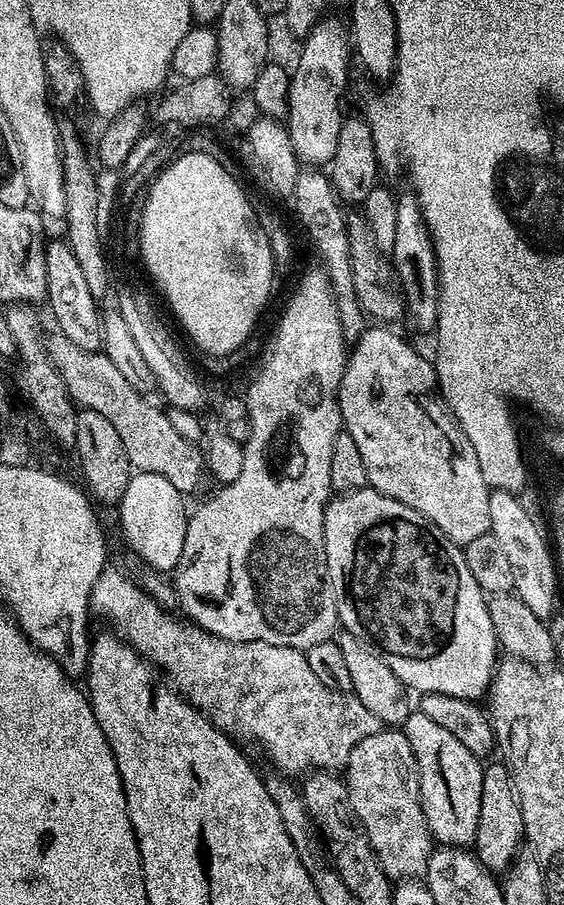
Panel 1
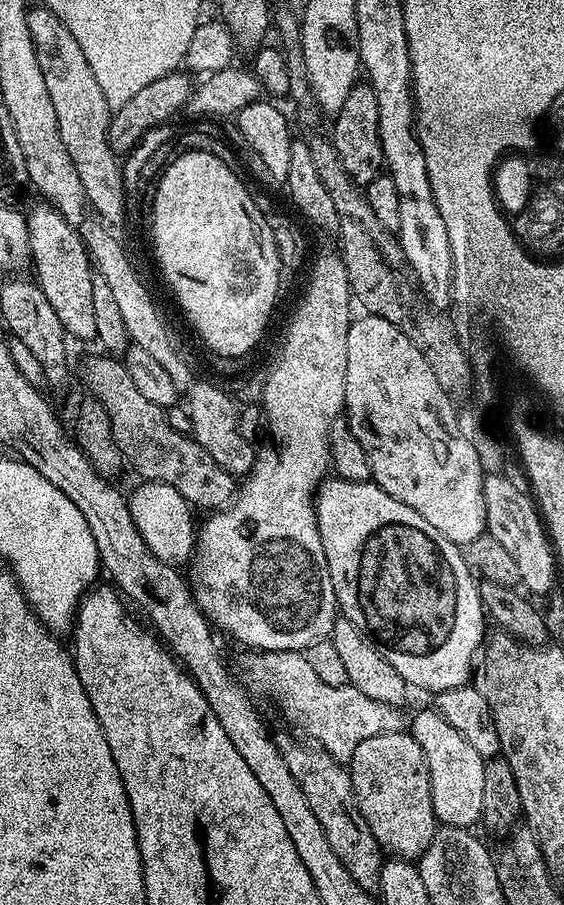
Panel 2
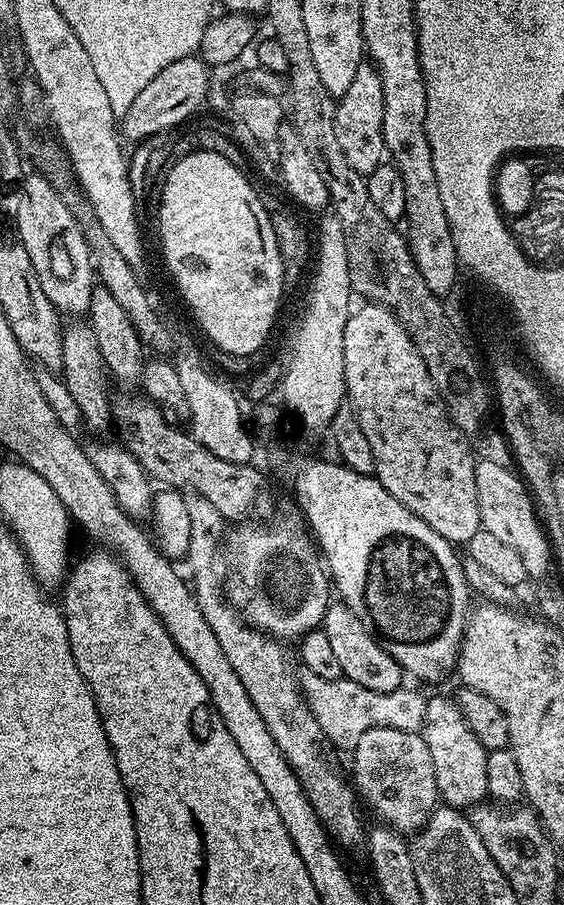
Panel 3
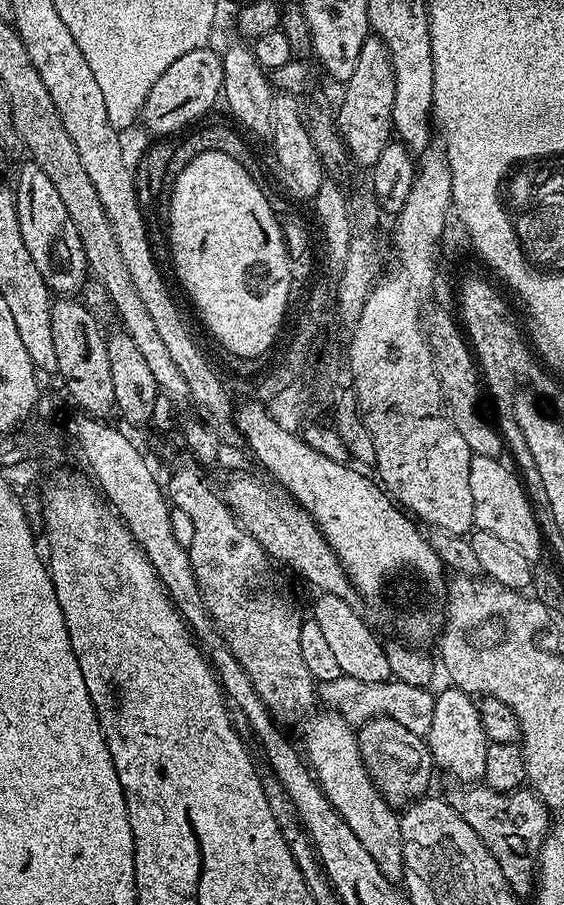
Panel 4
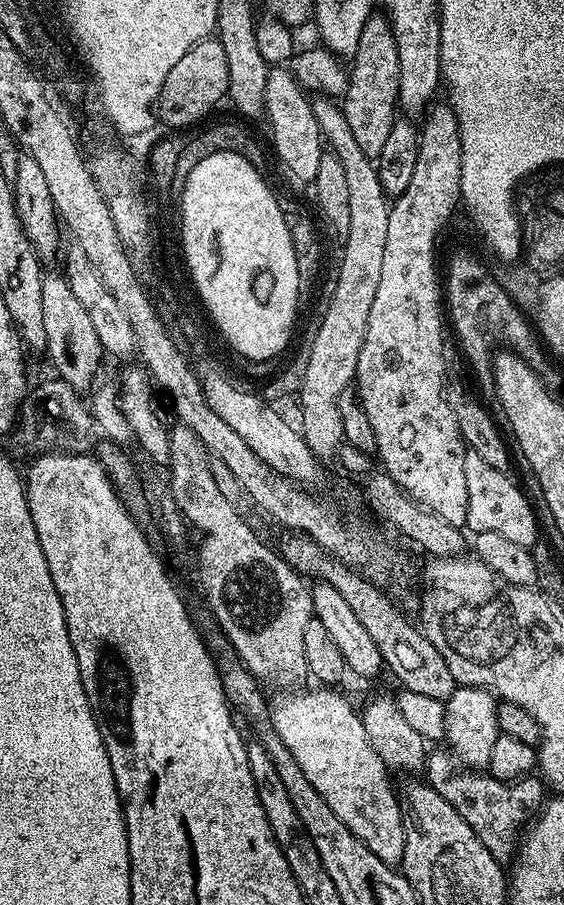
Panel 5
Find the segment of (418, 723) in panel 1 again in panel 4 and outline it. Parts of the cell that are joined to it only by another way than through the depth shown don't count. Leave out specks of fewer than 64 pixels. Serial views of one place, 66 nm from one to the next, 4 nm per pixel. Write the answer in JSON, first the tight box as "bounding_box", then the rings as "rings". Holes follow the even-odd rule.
{"bounding_box":[427,686,490,782],"rings":[[[447,686],[441,692],[435,693],[434,719],[430,722],[427,734],[428,748],[432,752],[432,759],[437,769],[445,768],[456,782],[480,782],[484,779],[486,770],[486,750],[490,743],[486,730],[482,730],[482,718],[477,701],[461,688]]]}

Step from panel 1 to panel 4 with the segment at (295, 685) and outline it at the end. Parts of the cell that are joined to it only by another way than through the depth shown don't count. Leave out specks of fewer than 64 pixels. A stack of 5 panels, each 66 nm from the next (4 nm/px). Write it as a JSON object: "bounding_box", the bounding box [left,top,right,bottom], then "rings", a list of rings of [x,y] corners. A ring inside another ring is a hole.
{"bounding_box":[318,674,436,737],"rings":[[[341,674],[334,678],[334,682],[319,685],[318,700],[321,705],[325,704],[328,707],[325,709],[331,710],[349,726],[367,724],[368,721],[376,720],[380,716],[388,716],[394,722],[398,722],[398,726],[406,726],[410,734],[427,737],[430,722],[434,719],[436,697],[428,688],[410,686],[395,678],[387,680],[384,684],[370,684]]]}

